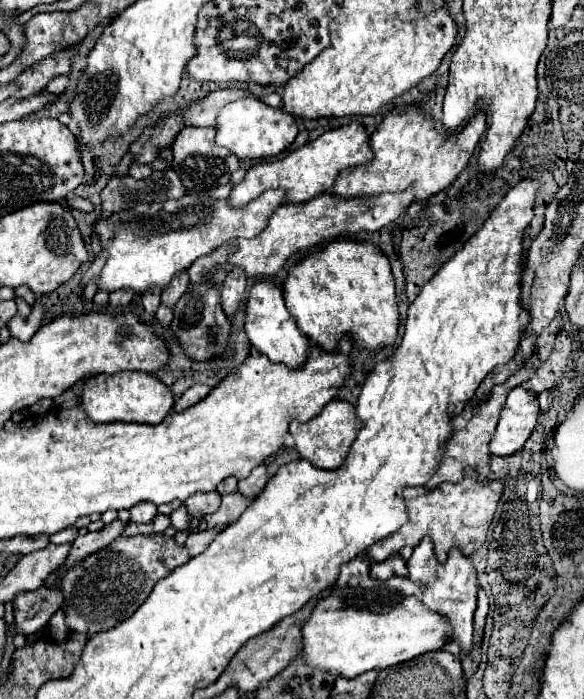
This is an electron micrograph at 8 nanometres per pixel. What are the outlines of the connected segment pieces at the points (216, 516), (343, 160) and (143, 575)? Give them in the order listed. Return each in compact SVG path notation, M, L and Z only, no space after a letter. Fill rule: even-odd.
M241 493L223 495L223 501L221 501L219 511L205 517L209 529L213 529L213 527L217 527L217 525L229 525L229 523L237 521L239 515L247 509L247 505L249 505L251 501L253 501L253 499L247 499L247 497L243 497Z
M361 123L341 125L337 129L325 131L315 141L305 143L303 147L289 153L289 157L285 157L281 161L251 167L247 171L245 179L239 185L235 185L233 193L229 195L229 203L233 207L245 207L249 201L257 199L267 189L285 189L287 191L287 201L303 203L303 201L313 199L319 193L329 193L333 189L333 183L335 183L337 175L343 169L367 163L371 159L373 159L373 151L371 151L369 135L367 135L365 127Z
M163 533L131 537L121 535L109 547L85 557L75 567L51 573L45 579L45 587L63 587L65 625L71 631L95 635L101 631L109 631L111 627L129 619L149 597L153 585L187 561L189 553L185 547L175 543L175 537L167 537Z

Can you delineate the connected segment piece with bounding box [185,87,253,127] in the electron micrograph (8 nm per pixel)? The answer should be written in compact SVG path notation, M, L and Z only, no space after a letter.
M227 87L227 89L217 89L211 91L201 103L193 105L189 111L185 111L185 123L195 125L195 127L211 127L215 125L215 119L223 105L237 101L241 97L253 97L253 93L237 87Z

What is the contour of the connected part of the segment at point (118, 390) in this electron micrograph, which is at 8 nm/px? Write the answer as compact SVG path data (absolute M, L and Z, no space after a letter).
M119 371L113 375L99 373L85 381L83 397L81 397L81 405L87 417L95 423L113 423L113 421L131 423L133 421L133 423L157 425L171 411L173 403L175 403L175 397L165 383L161 383L155 375L137 373L137 371Z

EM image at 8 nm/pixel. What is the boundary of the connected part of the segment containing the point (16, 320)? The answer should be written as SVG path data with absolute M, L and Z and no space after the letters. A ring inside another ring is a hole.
M37 299L37 301L33 303L33 307L31 307L31 315L29 315L29 317L21 317L21 315L17 313L15 317L11 317L11 321L7 323L7 327L9 327L9 331L11 331L13 337L17 337L17 339L21 339L21 341L29 341L29 339L35 335L35 331L41 327L43 315L45 315L45 307L43 307L41 301Z

